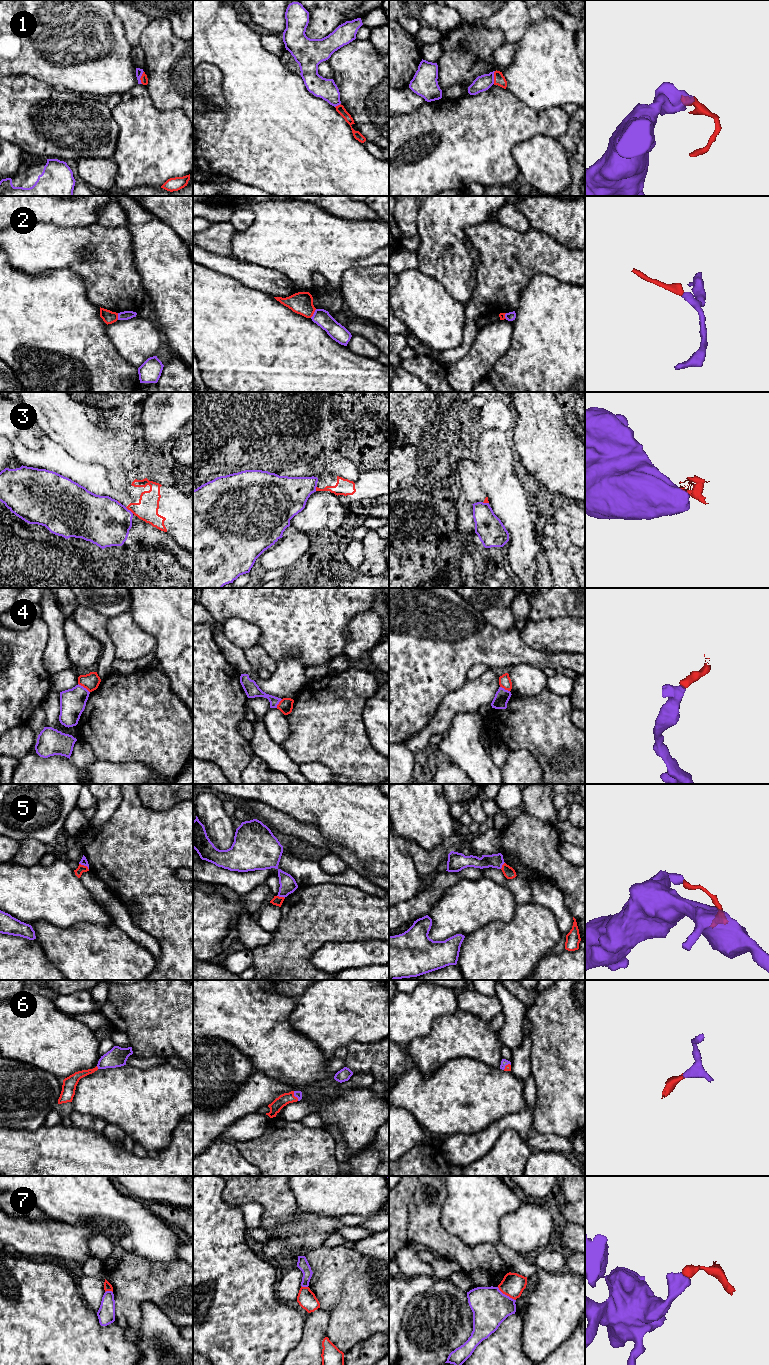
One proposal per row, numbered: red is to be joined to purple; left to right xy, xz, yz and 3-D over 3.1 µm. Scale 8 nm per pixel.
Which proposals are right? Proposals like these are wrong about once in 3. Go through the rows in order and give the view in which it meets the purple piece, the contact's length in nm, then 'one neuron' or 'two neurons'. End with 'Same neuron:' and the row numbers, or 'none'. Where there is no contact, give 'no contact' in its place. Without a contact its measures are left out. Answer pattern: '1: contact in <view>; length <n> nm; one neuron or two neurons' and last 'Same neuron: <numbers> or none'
1: contact in yz; length 110 nm; two neurons
2: contact in xz; length 90 nm; two neurons
3: contact in xy; length 90 nm; two neurons
4: contact in xy; length 120 nm; two neurons
5: contact in xy; length 90 nm; two neurons
6: contact in xz; length 90 nm; one neuron
7: contact in yz; length 190 nm; two neurons
Same neuron: 6

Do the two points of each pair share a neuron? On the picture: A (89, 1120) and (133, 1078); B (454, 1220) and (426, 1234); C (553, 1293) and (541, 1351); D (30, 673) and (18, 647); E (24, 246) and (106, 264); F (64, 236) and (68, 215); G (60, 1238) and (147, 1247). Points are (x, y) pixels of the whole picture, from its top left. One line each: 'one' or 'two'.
A: two
B: two
C: one
D: one
E: one
F: two
G: two

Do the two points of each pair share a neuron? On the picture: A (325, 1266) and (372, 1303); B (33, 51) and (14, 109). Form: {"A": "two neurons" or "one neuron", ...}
{"A": "one neuron", "B": "two neurons"}

